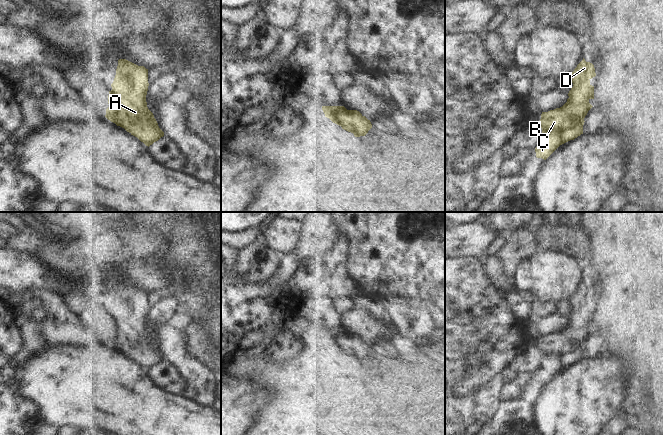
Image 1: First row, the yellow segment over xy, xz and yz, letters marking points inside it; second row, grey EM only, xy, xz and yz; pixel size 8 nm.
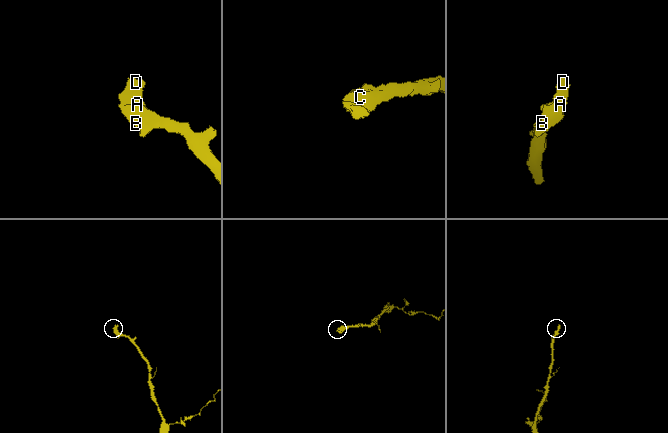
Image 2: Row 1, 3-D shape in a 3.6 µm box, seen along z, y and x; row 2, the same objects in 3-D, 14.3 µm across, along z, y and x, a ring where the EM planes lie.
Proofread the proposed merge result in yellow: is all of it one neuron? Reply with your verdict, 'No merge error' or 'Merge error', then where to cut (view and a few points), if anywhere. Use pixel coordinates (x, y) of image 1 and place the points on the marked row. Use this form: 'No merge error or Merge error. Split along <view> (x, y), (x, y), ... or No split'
No merge error. No split

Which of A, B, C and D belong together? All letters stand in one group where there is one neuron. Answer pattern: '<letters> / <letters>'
A B C D

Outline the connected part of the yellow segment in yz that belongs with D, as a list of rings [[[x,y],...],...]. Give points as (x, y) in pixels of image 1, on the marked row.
[[[583,58],[569,75],[573,87],[568,93],[569,98],[567,102],[560,108],[542,112],[540,119],[540,127],[542,128],[541,140],[535,148],[537,158],[546,160],[560,145],[570,140],[574,140],[583,134],[584,118],[593,107],[589,103],[590,99],[594,99],[594,86],[590,84],[590,80],[595,76],[594,65],[590,62],[586,62]]]

